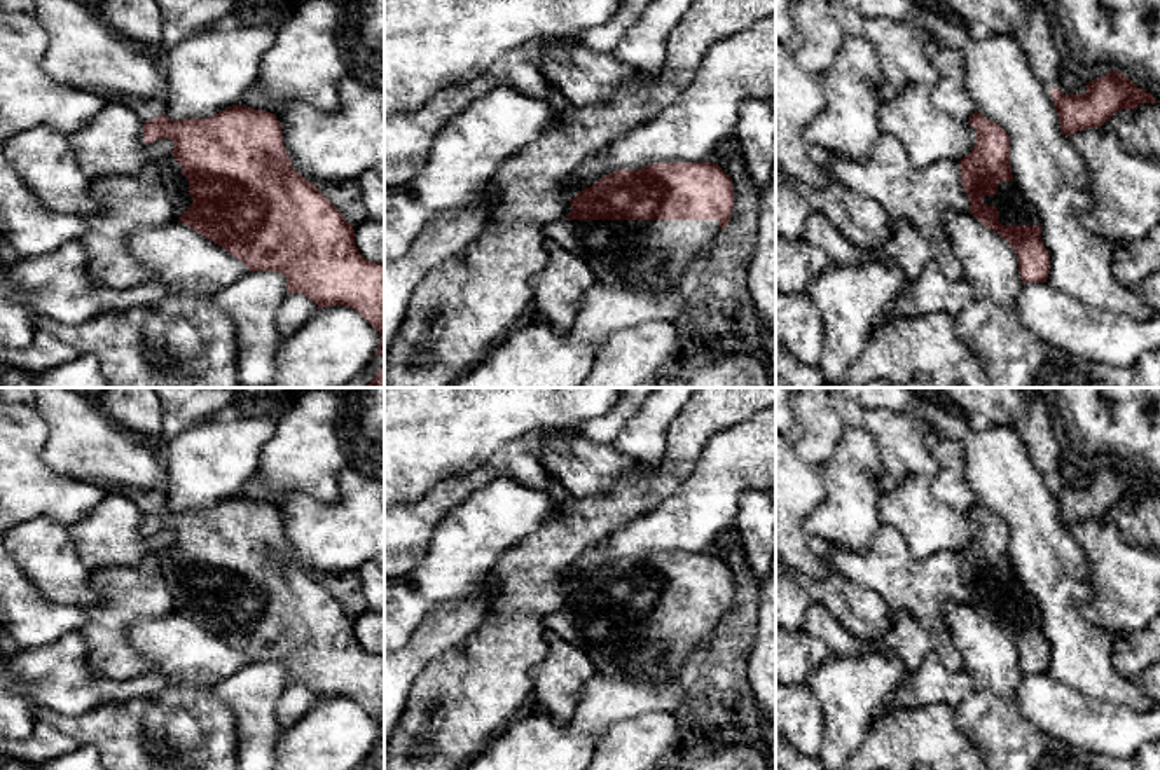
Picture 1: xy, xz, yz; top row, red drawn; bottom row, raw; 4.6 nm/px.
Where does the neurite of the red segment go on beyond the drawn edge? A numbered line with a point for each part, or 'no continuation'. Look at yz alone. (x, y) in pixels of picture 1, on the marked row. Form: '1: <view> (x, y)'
1: yz (1014, 210)

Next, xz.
1: xz (666, 254)

